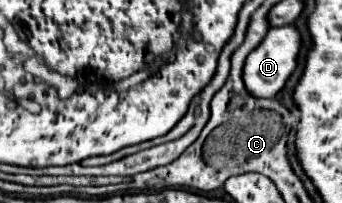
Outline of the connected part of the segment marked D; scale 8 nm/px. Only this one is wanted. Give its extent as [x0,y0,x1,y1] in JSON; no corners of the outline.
[243,24,303,98]

